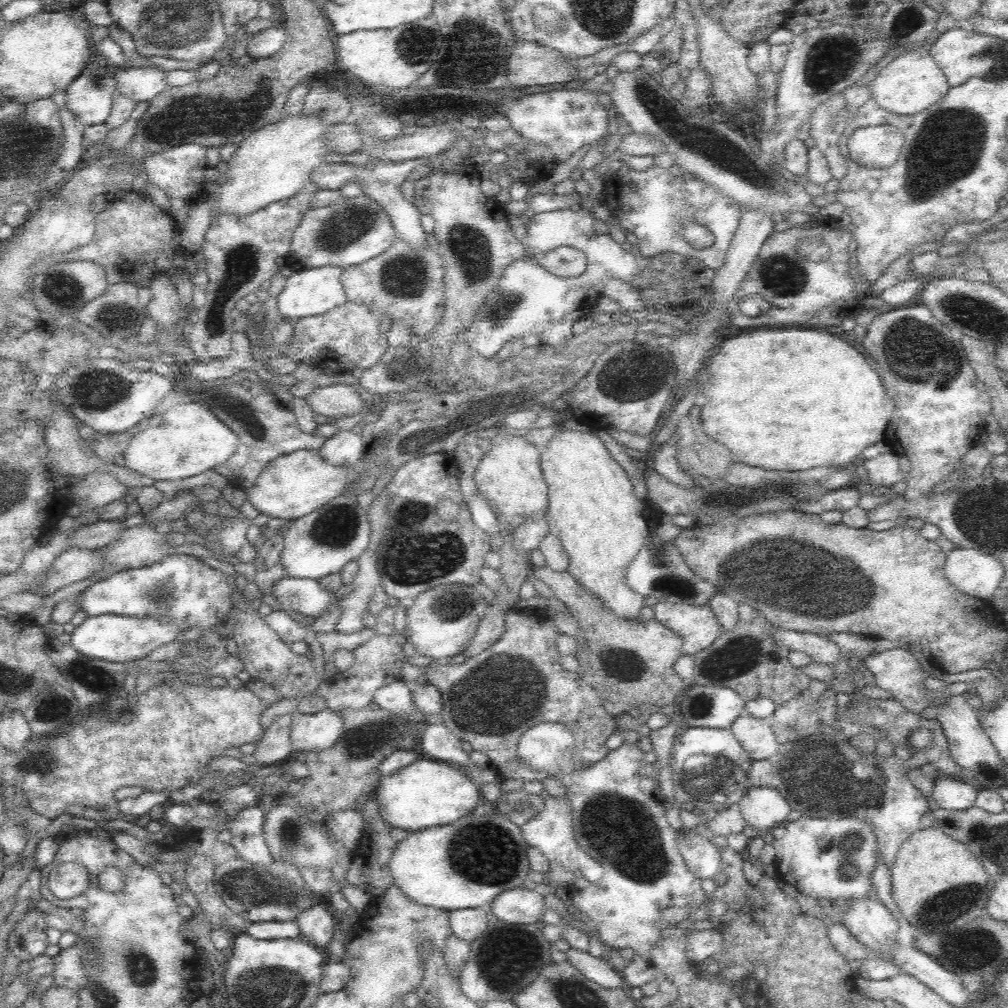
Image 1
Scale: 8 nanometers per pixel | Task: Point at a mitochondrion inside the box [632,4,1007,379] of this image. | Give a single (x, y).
(949, 146)

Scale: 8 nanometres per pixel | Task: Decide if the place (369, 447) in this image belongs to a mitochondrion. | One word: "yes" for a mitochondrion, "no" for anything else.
no

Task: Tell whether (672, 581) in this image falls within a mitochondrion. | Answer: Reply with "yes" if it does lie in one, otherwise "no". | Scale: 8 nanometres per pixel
yes

